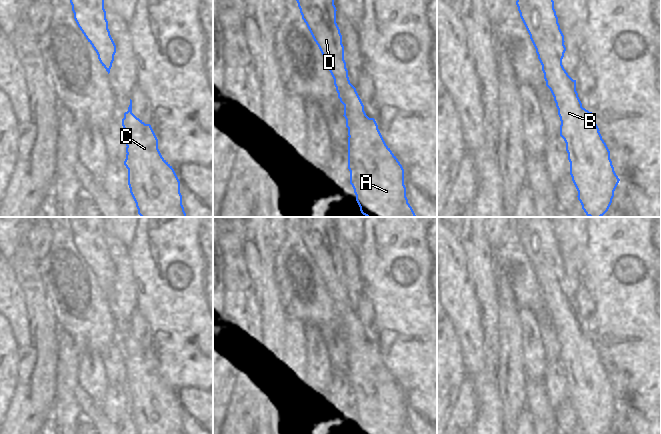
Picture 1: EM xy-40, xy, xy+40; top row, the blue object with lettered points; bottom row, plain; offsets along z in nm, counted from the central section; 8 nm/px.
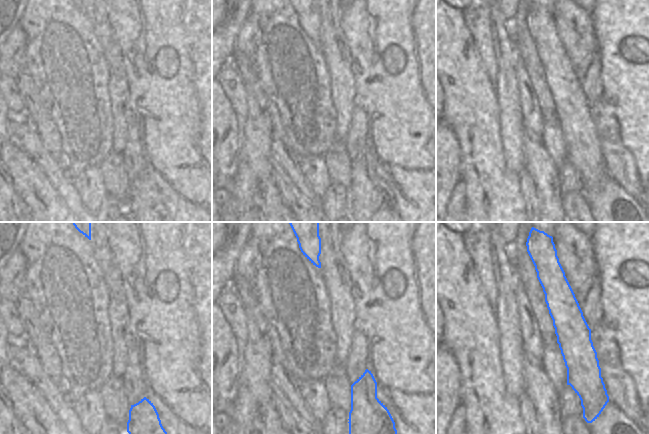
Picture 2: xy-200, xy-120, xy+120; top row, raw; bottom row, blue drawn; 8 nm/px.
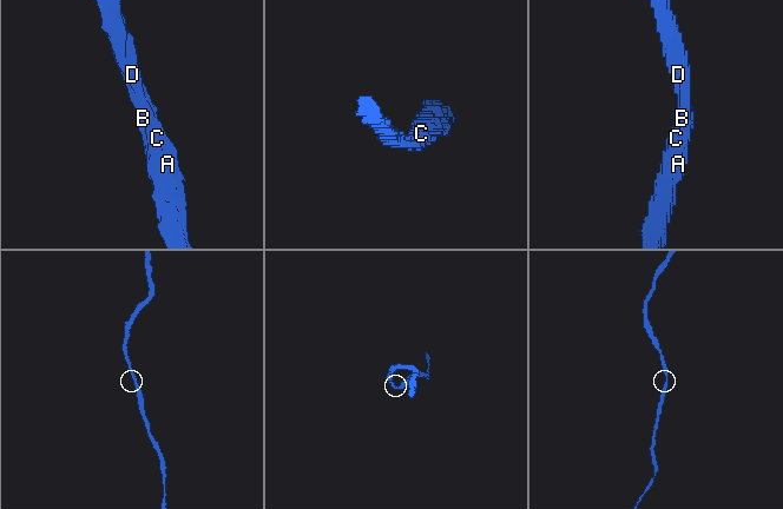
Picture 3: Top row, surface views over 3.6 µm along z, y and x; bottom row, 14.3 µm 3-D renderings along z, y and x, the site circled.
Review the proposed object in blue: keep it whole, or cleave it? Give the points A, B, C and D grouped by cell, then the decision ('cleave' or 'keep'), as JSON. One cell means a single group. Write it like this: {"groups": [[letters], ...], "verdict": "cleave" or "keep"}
{"groups": [["A", "B", "C", "D"]], "verdict": "keep"}

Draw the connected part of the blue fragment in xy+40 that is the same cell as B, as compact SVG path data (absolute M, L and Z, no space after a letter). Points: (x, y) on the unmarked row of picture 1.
M518 217L516 229L542 289L546 310L550 313L558 333L560 360L566 367L570 399L578 415L577 421L582 433L608 434L620 403L614 395L610 375L602 363L592 336L582 331L576 315L576 304L568 299L562 289L566 271L552 217Z

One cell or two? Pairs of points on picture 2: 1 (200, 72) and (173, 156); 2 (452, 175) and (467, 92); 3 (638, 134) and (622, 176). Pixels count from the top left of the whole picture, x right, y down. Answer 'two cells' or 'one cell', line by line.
1: one cell
2: two cells
3: two cells

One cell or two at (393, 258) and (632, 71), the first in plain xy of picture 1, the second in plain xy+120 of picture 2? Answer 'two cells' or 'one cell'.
one cell

